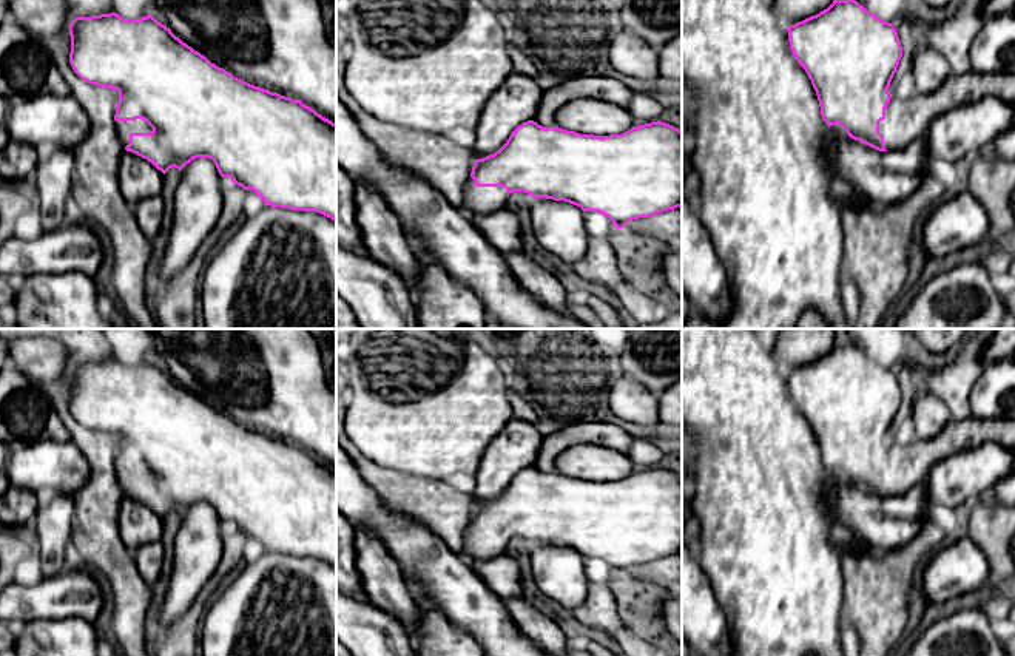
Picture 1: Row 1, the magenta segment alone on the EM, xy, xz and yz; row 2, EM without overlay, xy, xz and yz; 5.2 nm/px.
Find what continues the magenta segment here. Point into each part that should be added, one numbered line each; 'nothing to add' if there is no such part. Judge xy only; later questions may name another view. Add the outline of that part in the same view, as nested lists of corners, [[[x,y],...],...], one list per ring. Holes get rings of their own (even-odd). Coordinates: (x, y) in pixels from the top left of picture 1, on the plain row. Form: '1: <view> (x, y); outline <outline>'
1: xy (124, 474); outline [[[142,465],[136,466],[119,466],[116,468],[116,475],[123,492],[130,489],[131,478],[151,478],[153,474]]]

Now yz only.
1: yz (906, 466); outline [[[970,415],[964,420],[952,420],[930,440],[918,438],[905,446],[892,441],[885,465],[879,468],[885,495],[909,492],[929,477],[939,460],[986,443],[1015,451],[1015,418],[980,420]]]

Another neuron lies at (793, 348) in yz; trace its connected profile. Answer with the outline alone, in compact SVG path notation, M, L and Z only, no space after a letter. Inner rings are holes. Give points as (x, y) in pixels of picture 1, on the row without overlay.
M777 329L773 353L788 374L827 355L835 340L835 329Z

